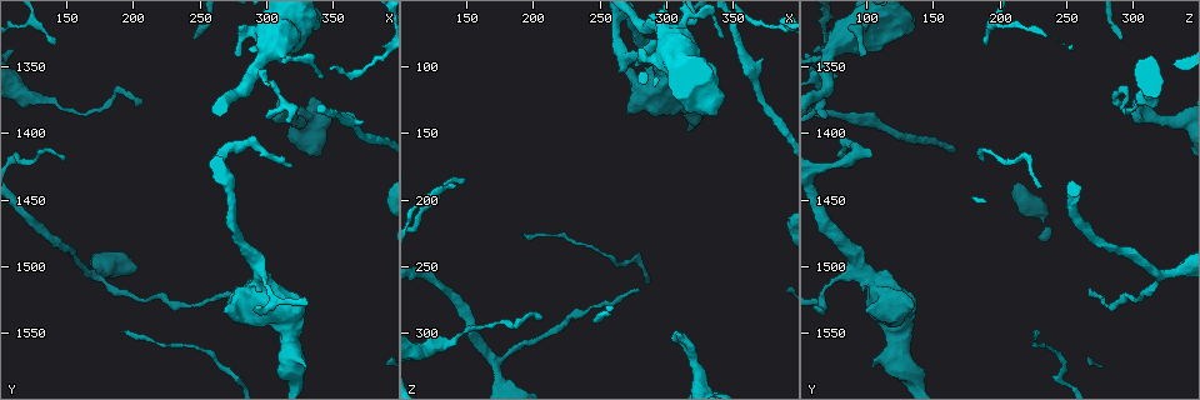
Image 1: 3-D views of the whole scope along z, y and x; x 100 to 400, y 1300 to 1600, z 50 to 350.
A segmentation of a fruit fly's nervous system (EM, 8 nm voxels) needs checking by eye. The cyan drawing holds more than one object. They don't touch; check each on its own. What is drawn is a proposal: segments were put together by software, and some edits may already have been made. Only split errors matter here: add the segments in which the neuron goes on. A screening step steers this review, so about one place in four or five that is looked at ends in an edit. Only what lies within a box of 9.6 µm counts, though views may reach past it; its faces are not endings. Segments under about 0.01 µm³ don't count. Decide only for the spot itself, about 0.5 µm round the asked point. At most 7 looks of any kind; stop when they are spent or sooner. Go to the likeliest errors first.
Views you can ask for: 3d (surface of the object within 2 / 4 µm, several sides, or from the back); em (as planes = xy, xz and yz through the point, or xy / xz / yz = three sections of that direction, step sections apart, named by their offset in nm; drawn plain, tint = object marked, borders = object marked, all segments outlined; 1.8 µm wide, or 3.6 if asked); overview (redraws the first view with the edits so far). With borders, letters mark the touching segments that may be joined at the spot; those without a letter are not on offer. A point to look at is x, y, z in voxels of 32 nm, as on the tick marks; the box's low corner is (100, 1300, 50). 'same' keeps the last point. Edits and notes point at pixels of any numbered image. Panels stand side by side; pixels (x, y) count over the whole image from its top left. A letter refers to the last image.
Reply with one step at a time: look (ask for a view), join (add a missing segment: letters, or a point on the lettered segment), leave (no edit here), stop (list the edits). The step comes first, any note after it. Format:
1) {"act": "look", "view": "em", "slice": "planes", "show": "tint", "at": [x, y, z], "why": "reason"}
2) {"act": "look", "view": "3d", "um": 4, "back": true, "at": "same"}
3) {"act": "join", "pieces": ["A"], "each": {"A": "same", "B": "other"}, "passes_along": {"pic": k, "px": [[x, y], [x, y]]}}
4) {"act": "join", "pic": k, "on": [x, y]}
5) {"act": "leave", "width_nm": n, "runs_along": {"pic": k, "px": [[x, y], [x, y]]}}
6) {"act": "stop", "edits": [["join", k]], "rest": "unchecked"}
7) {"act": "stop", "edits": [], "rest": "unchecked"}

{"act": "look", "view": "em", "slice": "yz", "step": 8, "show": "borders", "at": [304, 1388, 304]}

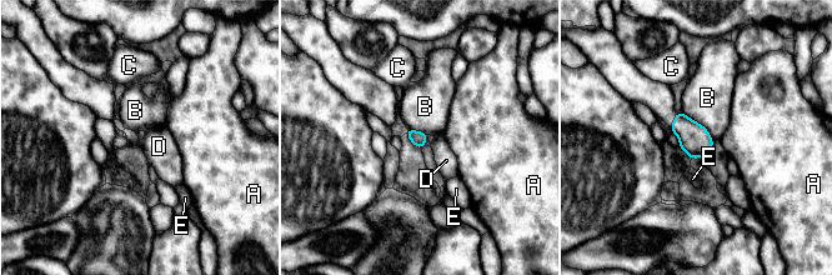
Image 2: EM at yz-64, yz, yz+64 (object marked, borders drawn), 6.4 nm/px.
{"act": "leave", "longest_contact_nm": ["B", 280], "each": {"A": "other", "B": "other", "C": "other", "D": "other", "E": "other"}, "border": {"pic": 2, "px": [[682, 111], [700, 123], [713, 139]]}, "found": "none of them fits"}

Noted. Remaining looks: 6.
{"act": "look", "view": "3d", "um": 2, "at": [318, 1424, 90], "why": "branch stops here"}

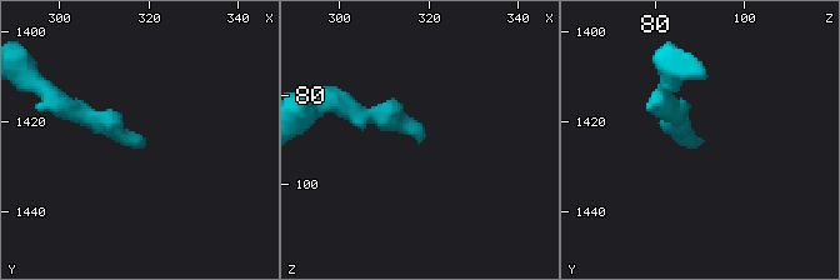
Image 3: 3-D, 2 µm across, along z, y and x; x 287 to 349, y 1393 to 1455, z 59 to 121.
{"act": "look", "view": "em", "slice": "planes", "show": "plain", "at": [318, 1426, 90], "why": "now the EM"}

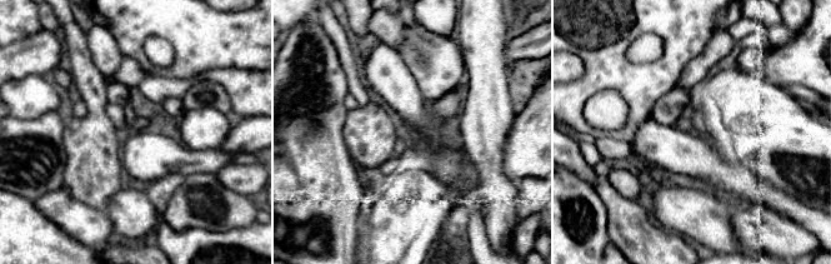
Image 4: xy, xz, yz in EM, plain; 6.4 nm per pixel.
{"act": "look", "view": "em", "slice": "planes", "show": "borders", "at": "same"}

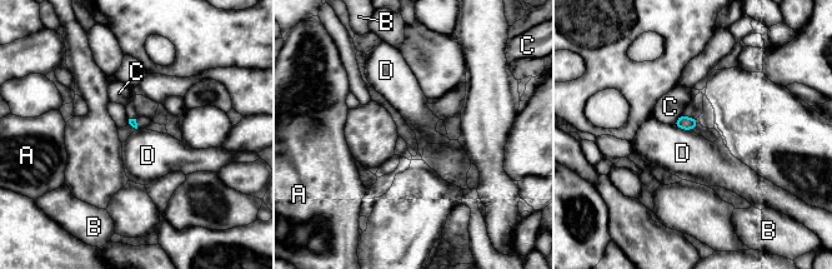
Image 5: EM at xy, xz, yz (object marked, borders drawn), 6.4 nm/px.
{"act": "leave", "longest_contact_nm": ["D", 120], "each": {"A": "other", "B": "other", "C": "other", "D": "other"}, "border": {"pic": 5, "px": [[673, 125], [691, 130]]}, "found": "no lettered segment goes on from it"}

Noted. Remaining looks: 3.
{"act": "look", "view": "3d", "um": 2, "at": [142, 1332, 192], "why": "tapers out"}

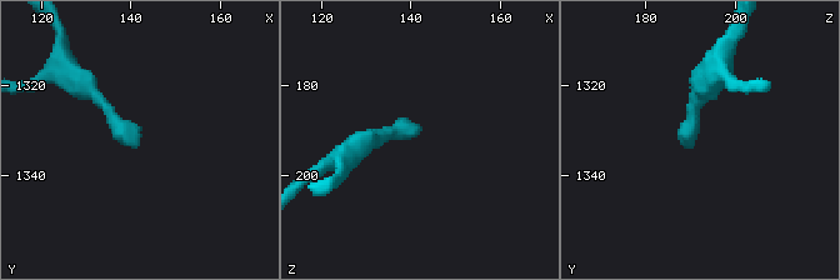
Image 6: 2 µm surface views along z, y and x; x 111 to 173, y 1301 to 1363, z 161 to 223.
{"act": "look", "view": "em", "slice": "planes", "show": "tint", "at": [141, 1333, 191]}

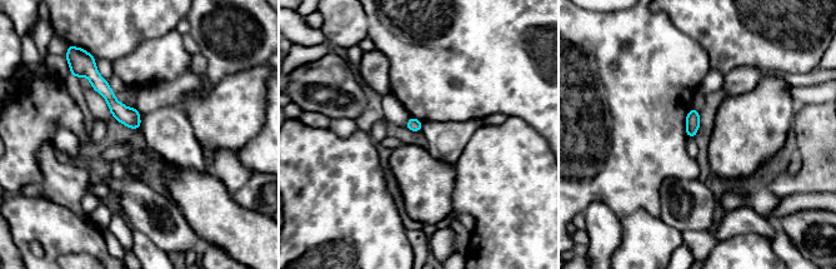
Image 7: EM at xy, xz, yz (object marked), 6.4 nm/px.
{"act": "look", "view": "em", "slice": "planes", "show": "borders", "at": "same", "why": "what lies round it"}

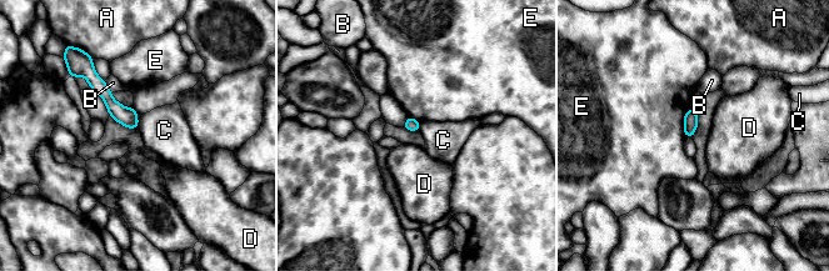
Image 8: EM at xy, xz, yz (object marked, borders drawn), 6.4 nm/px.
{"act": "leave", "each": {"A": "other", "B": "other", "C": "other", "D": "other", "E": "other"}, "runs_along": {"pic": 8, "px": [[89, 75], [108, 99], [135, 124]]}, "found": "no lettered segment goes on from it"}

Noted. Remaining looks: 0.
{"act": "stop", "edits": [], "rest": "unchecked"}

